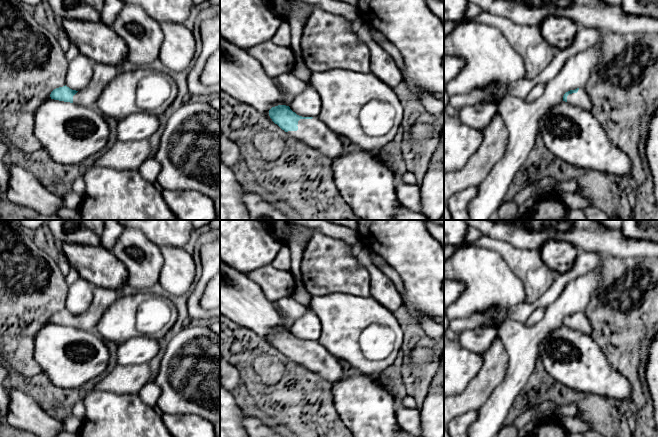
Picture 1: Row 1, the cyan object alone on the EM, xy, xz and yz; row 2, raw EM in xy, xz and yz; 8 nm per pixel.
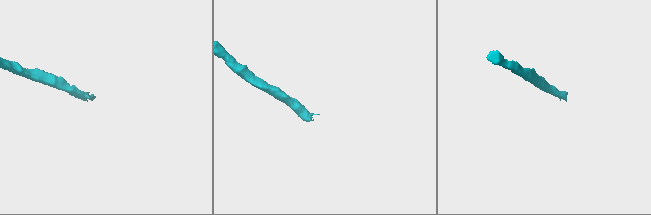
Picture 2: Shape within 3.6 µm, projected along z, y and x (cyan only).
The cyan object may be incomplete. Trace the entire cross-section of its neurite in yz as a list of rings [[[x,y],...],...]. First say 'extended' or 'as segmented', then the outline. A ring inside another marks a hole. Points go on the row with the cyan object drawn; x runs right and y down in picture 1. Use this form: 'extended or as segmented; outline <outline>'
extended; outline [[[584,87],[566,92],[563,101],[578,106],[581,109],[591,111],[592,102]]]

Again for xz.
extended; outline [[[286,105],[272,107],[269,116],[287,135],[318,149],[332,160],[345,152],[338,134],[318,117],[299,116]]]

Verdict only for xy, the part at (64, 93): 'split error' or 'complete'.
split error

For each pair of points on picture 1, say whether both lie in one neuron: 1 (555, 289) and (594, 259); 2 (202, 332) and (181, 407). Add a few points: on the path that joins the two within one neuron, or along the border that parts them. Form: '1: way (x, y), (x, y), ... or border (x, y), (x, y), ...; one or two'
1: way (565, 279), (584, 263); one
2: way (185, 351), (174, 356), (190, 376), (187, 387); one

